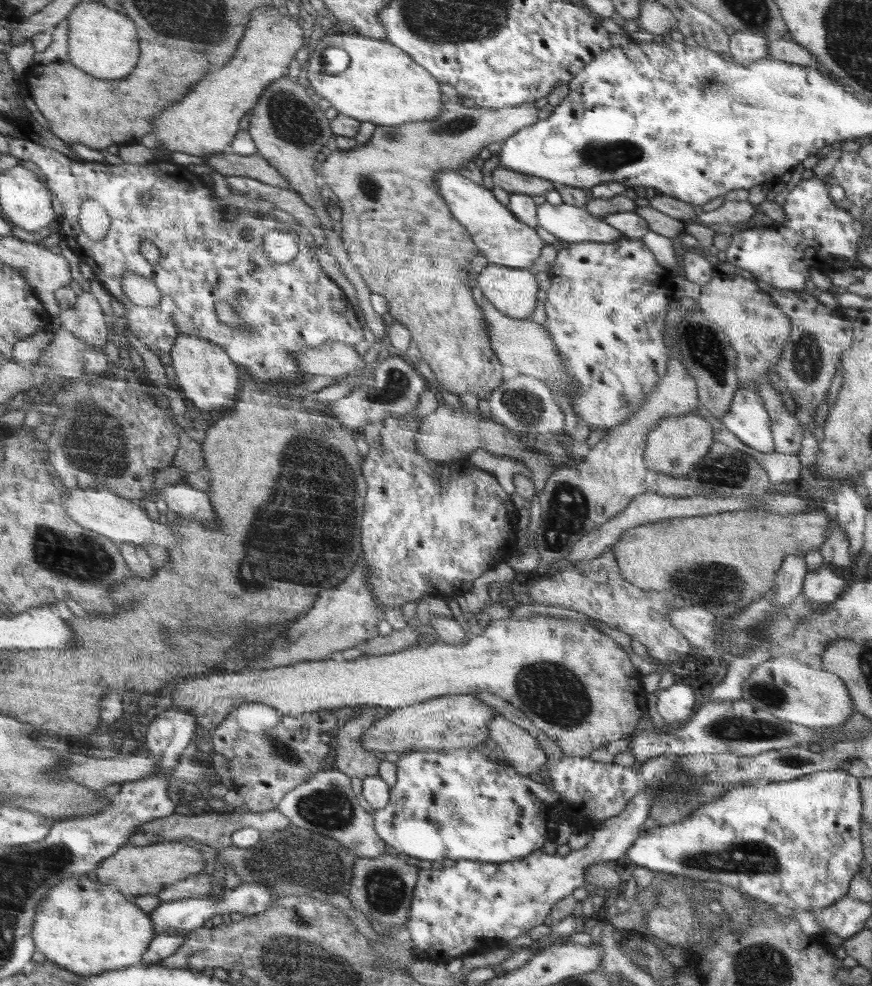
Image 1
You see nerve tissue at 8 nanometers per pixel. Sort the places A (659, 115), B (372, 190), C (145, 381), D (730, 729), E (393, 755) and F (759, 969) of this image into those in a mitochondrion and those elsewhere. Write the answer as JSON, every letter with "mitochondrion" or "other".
{"A":"other","B":"mitochondrion","C":"other","D":"mitochondrion","E":"other","F":"mitochondrion"}

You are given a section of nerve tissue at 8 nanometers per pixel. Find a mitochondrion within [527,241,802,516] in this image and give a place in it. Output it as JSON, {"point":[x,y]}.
{"point":[703,346]}

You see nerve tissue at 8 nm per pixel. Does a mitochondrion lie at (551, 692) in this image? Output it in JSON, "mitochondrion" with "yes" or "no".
{"mitochondrion":"yes"}

